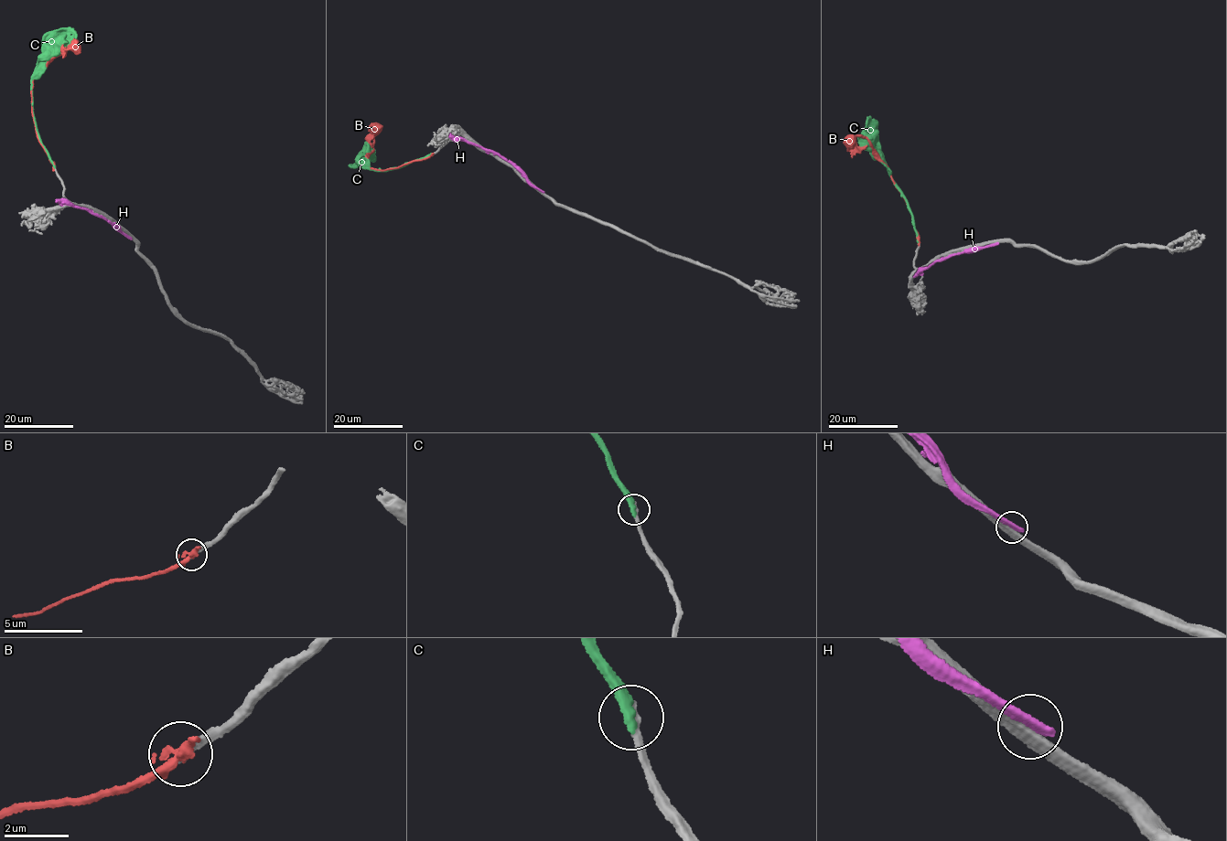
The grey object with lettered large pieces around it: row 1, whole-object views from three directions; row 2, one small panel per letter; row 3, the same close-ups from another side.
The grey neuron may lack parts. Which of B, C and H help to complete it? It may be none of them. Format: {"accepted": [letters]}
{"accepted": ["C"]}

